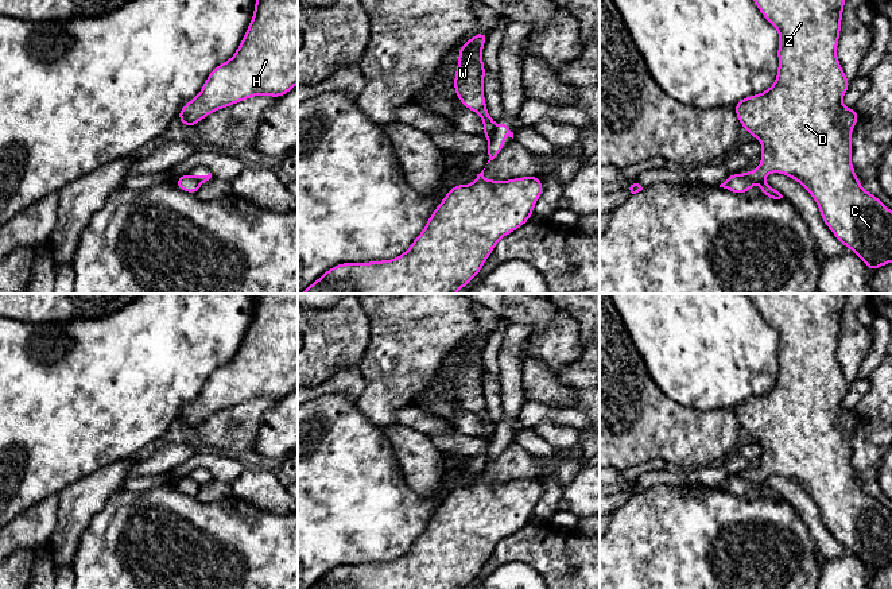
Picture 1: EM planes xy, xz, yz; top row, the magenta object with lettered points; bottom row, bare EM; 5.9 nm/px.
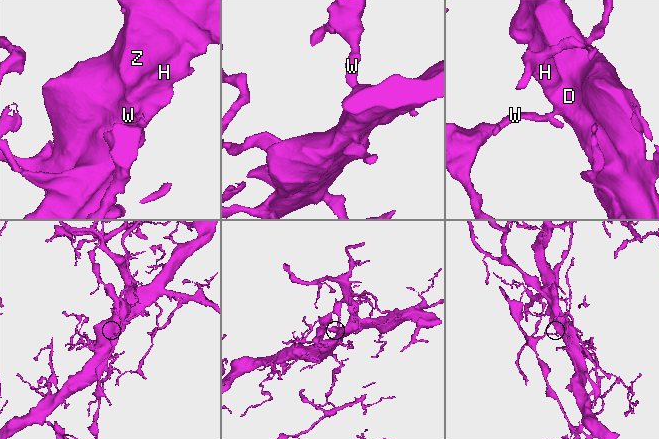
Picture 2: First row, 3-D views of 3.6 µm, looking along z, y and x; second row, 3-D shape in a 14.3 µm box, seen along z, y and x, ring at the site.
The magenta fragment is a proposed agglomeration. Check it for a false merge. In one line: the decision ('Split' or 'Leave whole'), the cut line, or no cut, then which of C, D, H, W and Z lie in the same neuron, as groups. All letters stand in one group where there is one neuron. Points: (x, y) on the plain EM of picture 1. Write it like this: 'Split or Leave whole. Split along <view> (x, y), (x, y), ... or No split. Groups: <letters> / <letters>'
Split. Split along yz (739, 476), (756, 484). Groups: C D H Z / W

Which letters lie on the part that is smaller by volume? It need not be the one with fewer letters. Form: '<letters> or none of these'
W

